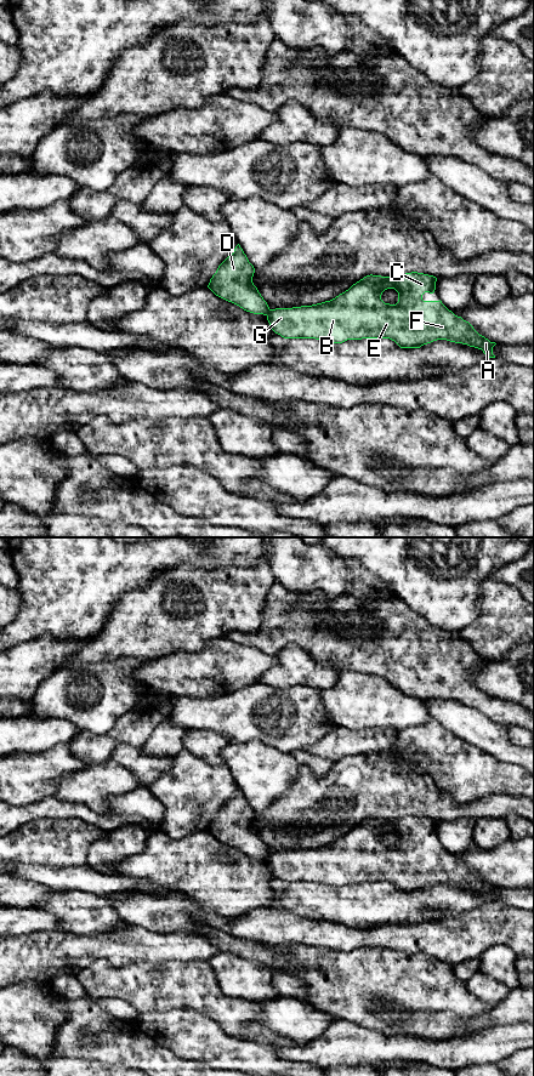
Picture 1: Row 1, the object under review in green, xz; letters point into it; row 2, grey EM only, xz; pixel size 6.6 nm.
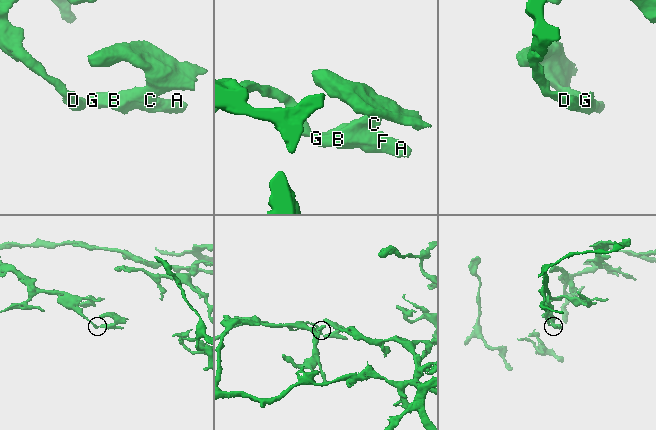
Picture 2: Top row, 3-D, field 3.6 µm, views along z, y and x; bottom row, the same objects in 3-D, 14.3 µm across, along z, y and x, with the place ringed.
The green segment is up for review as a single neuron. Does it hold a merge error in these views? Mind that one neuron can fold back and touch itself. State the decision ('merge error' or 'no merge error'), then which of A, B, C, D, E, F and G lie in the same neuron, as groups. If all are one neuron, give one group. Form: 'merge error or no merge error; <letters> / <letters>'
merge error; A B C E F G / D

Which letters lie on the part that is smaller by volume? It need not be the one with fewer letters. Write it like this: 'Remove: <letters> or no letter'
Remove: A, B, C, E, F, G

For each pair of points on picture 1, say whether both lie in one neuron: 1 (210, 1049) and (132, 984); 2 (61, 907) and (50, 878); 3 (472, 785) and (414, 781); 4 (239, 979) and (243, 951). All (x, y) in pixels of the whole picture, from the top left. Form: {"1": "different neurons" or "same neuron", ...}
{"1": "different neurons", "2": "different neurons", "3": "different neurons", "4": "different neurons"}

